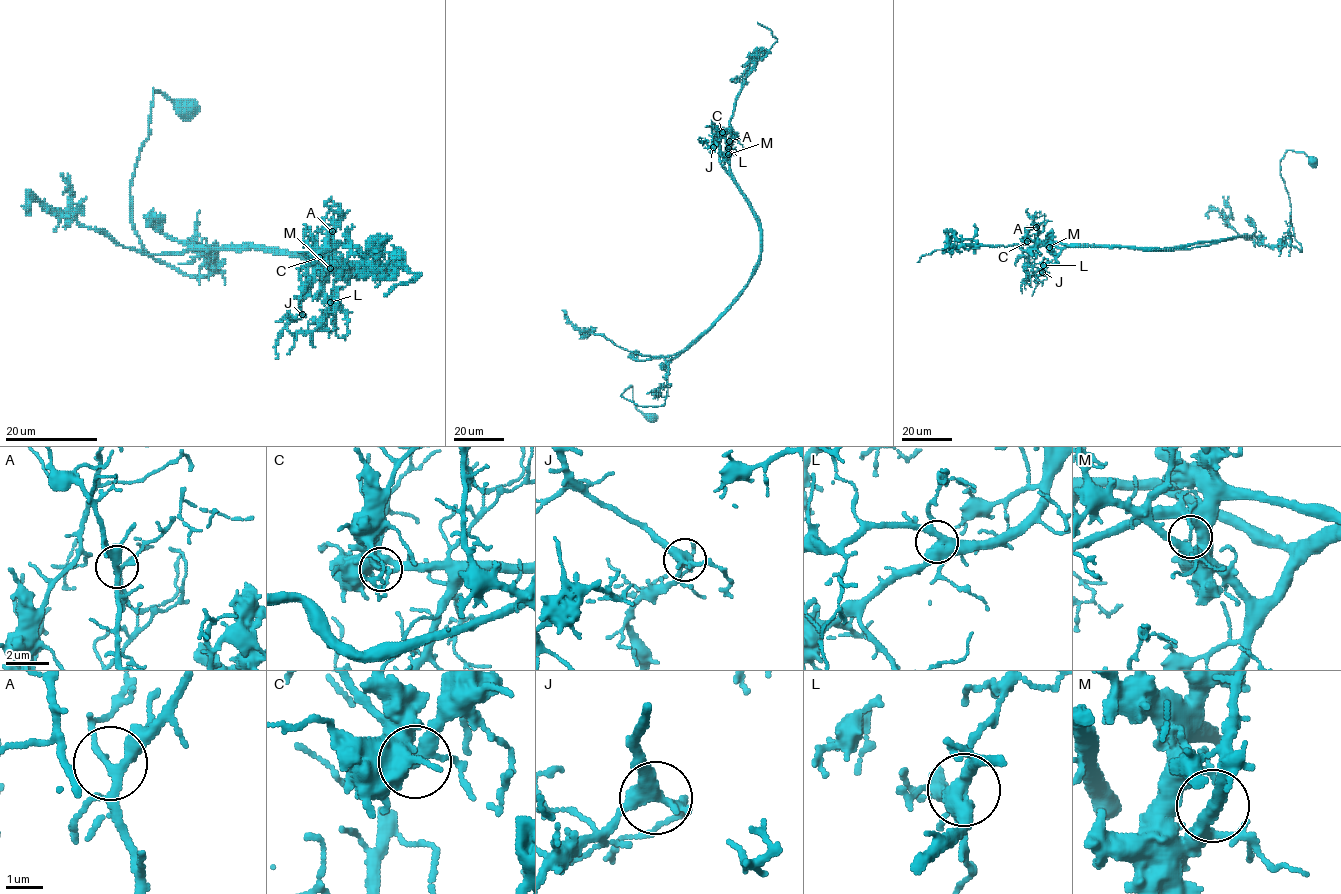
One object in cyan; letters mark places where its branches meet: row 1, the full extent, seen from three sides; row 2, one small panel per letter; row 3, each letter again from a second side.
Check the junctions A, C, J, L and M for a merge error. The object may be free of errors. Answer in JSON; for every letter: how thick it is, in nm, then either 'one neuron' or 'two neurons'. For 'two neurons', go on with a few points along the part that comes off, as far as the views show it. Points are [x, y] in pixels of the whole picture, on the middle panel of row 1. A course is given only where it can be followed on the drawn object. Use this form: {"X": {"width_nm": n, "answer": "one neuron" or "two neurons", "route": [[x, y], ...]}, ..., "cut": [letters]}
{"A": {"width_nm": 240, "answer": "one neuron"}, "C": {"width_nm": 400, "answer": "one neuron"}, "J": {"width_nm": 360, "answer": "one neuron"}, "L": {"width_nm": 400, "answer": "one neuron"}, "M": {"width_nm": 280, "answer": "two neurons", "route": [[728, 154], [729, 171], [756, 216], [759, 261], [738, 298], [684, 349], [642, 360], [636, 360], [632, 352]]}, "cut": ["M"]}

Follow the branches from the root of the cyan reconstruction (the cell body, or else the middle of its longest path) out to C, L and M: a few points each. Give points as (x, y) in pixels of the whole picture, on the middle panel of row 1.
C: (650, 419), (631, 385), (620, 395), (664, 404), (665, 363), (726, 308), (760, 255), (722, 132)
L: (650, 419), (631, 385), (620, 395), (664, 404), (665, 363), (760, 255), (728, 148)
M: (650, 419), (631, 385), (620, 395), (664, 404), (665, 363), (726, 308), (760, 255), (759, 222), (728, 154)

